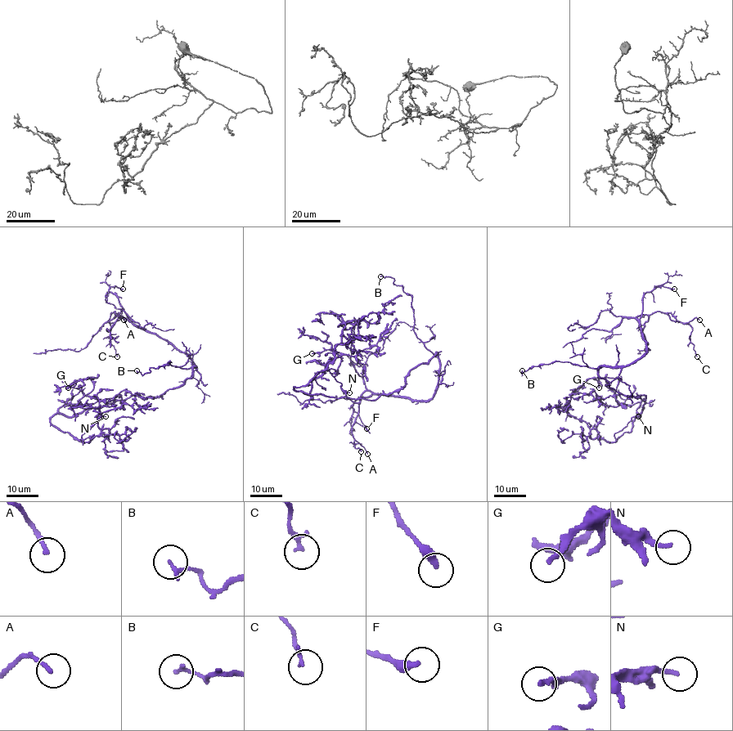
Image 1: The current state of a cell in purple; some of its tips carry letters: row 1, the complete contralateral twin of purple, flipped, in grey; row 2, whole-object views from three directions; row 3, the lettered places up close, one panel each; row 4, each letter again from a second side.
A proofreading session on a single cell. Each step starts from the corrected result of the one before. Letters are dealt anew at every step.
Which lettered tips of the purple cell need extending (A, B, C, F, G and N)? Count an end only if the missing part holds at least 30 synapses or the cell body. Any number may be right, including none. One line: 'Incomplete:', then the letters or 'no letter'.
Incomplete: no letter

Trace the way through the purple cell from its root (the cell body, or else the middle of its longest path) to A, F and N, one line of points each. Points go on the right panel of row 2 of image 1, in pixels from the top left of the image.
A: (633, 396), (612, 389), (598, 369), (629, 365), (646, 352), (636, 317), (662, 311), (682, 322), (699, 320)
F: (633, 396), (612, 389), (598, 369), (629, 365), (646, 352), (640, 322), (642, 297), (657, 286), (674, 289)
N: (633, 396), (645, 396), (644, 408), (630, 432), (615, 437), (632, 416), (638, 416)

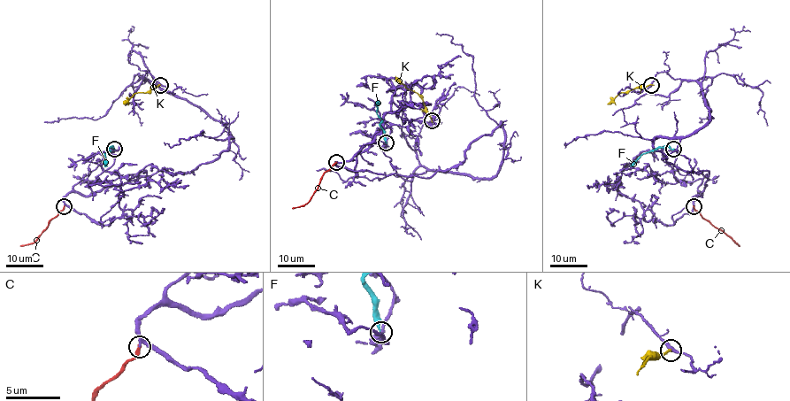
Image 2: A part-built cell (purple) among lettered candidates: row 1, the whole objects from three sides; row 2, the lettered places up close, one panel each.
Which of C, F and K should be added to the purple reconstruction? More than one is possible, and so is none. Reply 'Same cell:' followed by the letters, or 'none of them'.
Same cell: C

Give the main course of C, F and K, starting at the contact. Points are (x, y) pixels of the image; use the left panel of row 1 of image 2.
C: (65, 206), (33, 242), (19, 245)
F: (113, 149), (111, 147), (104, 153), (106, 166)
K: (160, 84), (144, 93), (134, 94), (124, 104)

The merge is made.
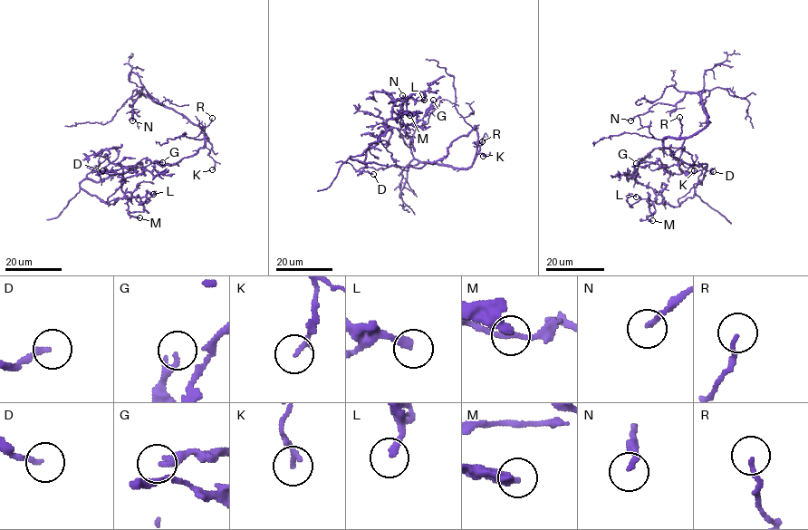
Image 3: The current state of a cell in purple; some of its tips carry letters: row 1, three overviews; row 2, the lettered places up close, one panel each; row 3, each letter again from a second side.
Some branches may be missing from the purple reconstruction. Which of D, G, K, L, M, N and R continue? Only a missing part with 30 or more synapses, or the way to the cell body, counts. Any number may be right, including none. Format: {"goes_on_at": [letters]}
{"goes_on_at": ["D", "N"]}

